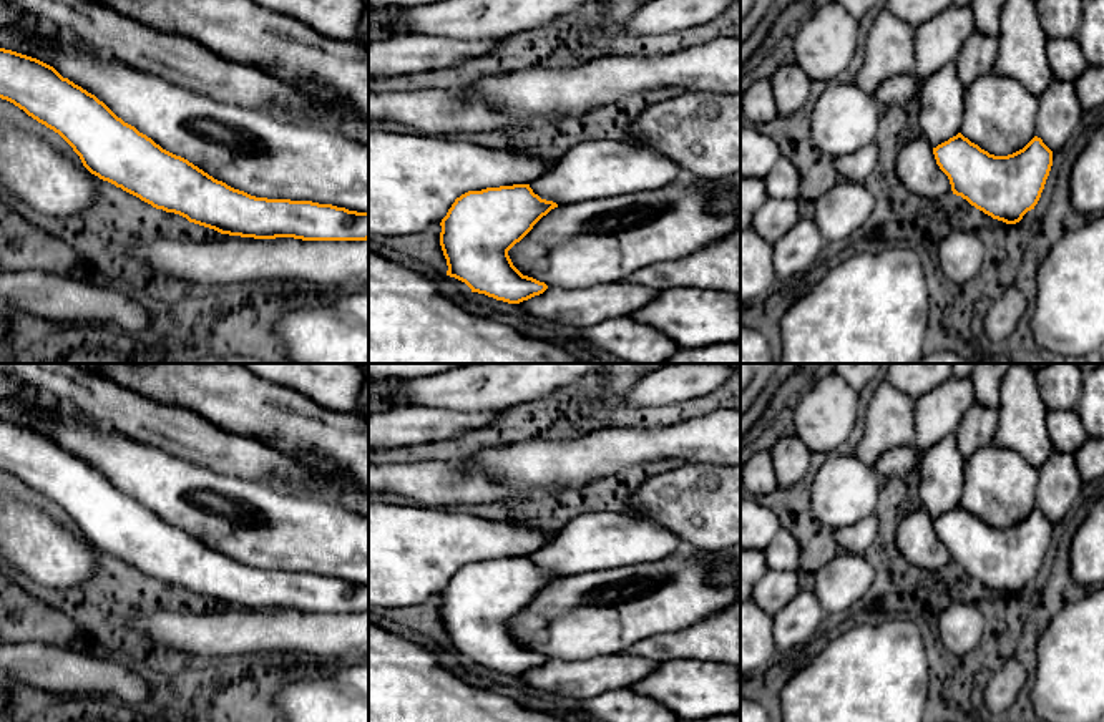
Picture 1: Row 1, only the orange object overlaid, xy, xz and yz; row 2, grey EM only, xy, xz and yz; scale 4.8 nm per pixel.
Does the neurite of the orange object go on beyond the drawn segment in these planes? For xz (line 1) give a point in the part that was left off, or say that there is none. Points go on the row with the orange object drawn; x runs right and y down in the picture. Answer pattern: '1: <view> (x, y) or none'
1: none

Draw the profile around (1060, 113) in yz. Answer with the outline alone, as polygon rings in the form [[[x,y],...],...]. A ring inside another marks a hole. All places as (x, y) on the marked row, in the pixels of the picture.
[[[1053,80],[1039,96],[1036,115],[1036,136],[1053,151],[1067,146],[1072,134],[1081,128],[1084,110],[1071,81]]]

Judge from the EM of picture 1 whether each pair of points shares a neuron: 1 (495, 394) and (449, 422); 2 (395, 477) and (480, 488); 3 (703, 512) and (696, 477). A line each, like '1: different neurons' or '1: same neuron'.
1: different neurons
2: same neuron
3: same neuron

